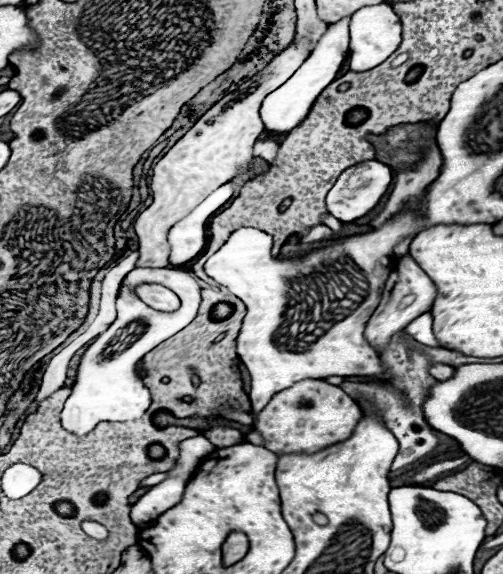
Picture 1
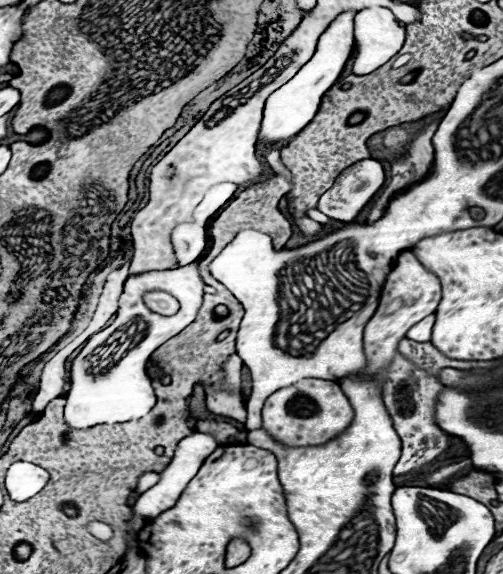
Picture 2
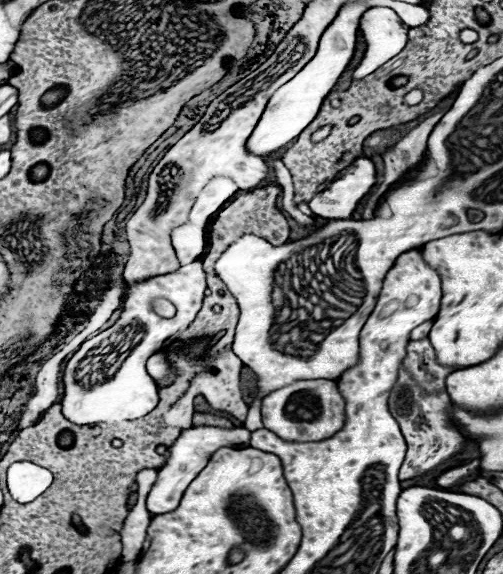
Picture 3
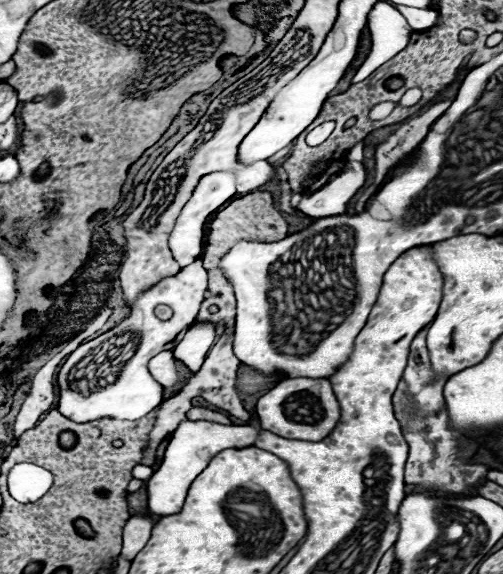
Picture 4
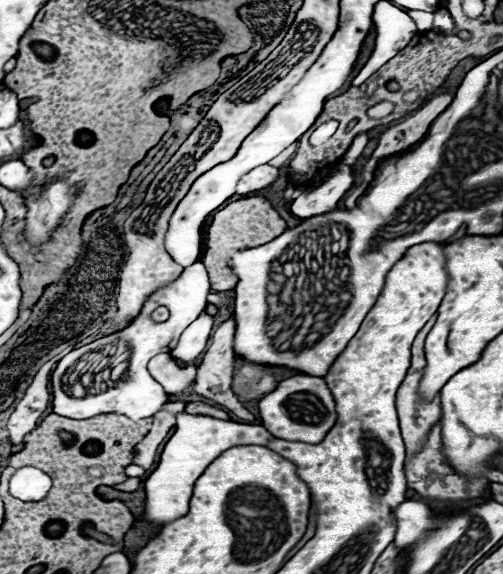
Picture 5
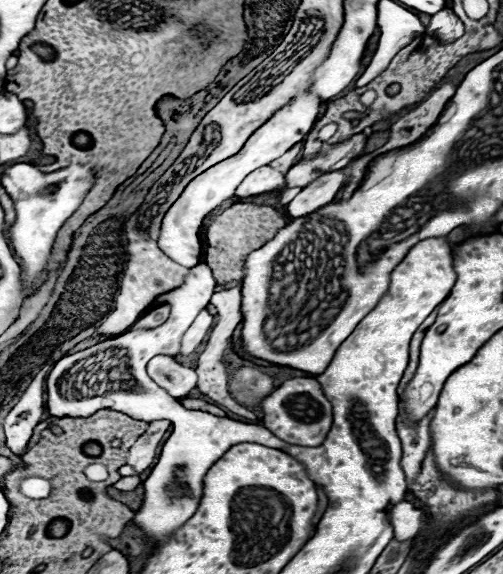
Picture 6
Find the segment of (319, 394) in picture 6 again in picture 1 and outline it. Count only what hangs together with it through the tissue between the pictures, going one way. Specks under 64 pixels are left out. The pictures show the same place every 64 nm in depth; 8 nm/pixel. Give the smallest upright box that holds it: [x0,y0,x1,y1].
[252,380,362,454]

